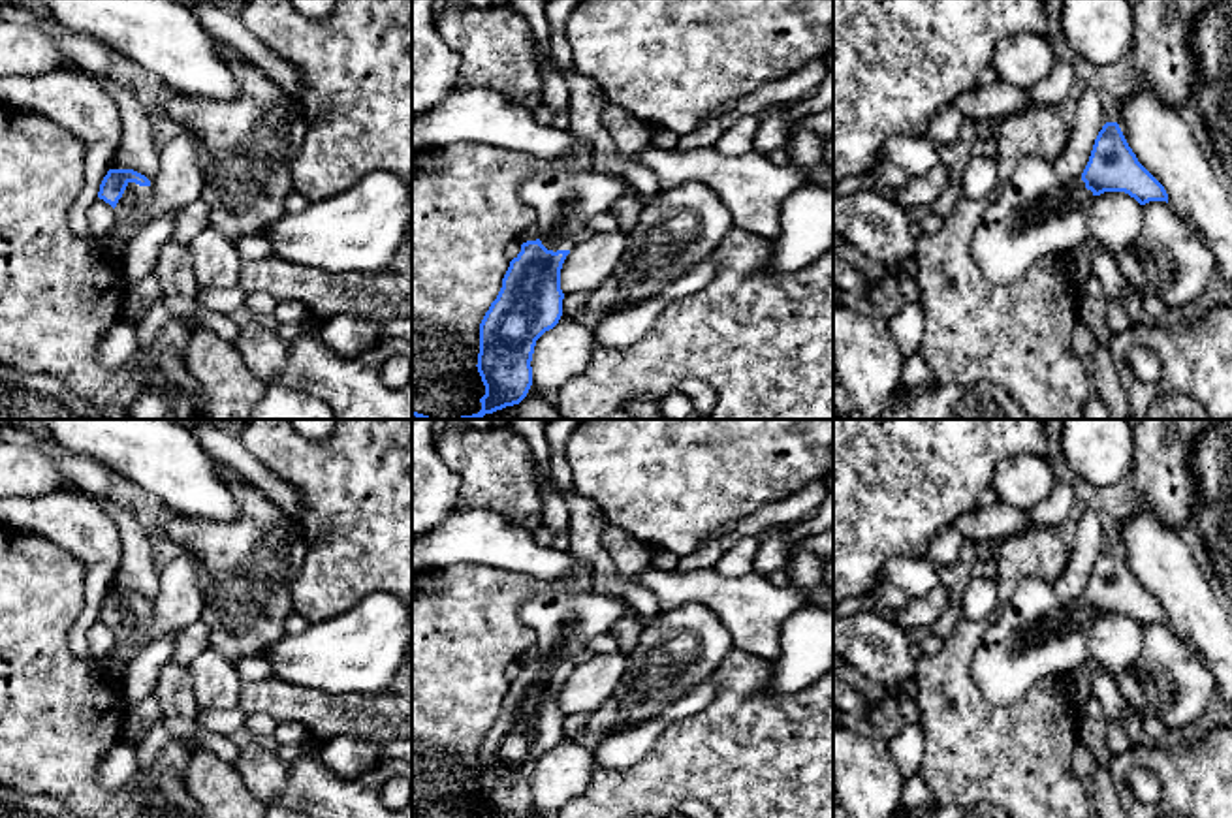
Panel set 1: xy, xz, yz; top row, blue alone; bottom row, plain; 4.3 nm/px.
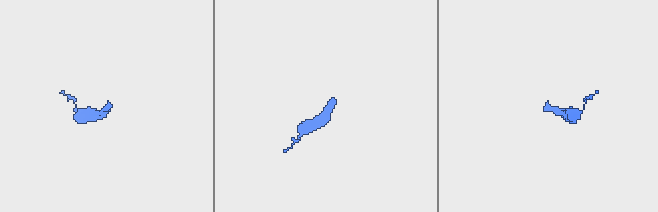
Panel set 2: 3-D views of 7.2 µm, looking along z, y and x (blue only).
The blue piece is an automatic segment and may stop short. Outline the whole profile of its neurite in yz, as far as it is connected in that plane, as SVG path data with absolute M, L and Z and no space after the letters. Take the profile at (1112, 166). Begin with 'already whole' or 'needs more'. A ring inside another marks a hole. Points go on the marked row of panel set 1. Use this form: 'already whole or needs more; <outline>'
needs more; M1117 122L1098 132L1078 181L1063 182L1051 164L1023 158L1001 196L976 222L972 260L993 286L1021 280L1046 256L1063 256L1087 235L1095 196L1125 192L1140 205L1166 201L1164 186L1138 162Z

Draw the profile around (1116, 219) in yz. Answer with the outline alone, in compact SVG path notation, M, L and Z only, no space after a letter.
M1104 192L1093 197L1087 214L1089 235L1115 258L1127 252L1144 228L1144 205L1125 192Z

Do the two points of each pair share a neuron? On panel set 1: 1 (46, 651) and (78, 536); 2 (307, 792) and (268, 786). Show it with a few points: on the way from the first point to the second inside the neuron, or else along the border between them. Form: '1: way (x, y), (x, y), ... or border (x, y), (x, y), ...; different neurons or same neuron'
1: border (34, 533), (63, 546), (83, 565), (87, 597); different neurons
2: border (290, 764), (290, 779), (279, 798); different neurons

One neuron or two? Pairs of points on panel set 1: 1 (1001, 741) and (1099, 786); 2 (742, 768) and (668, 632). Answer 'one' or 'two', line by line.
1: two
2: two

